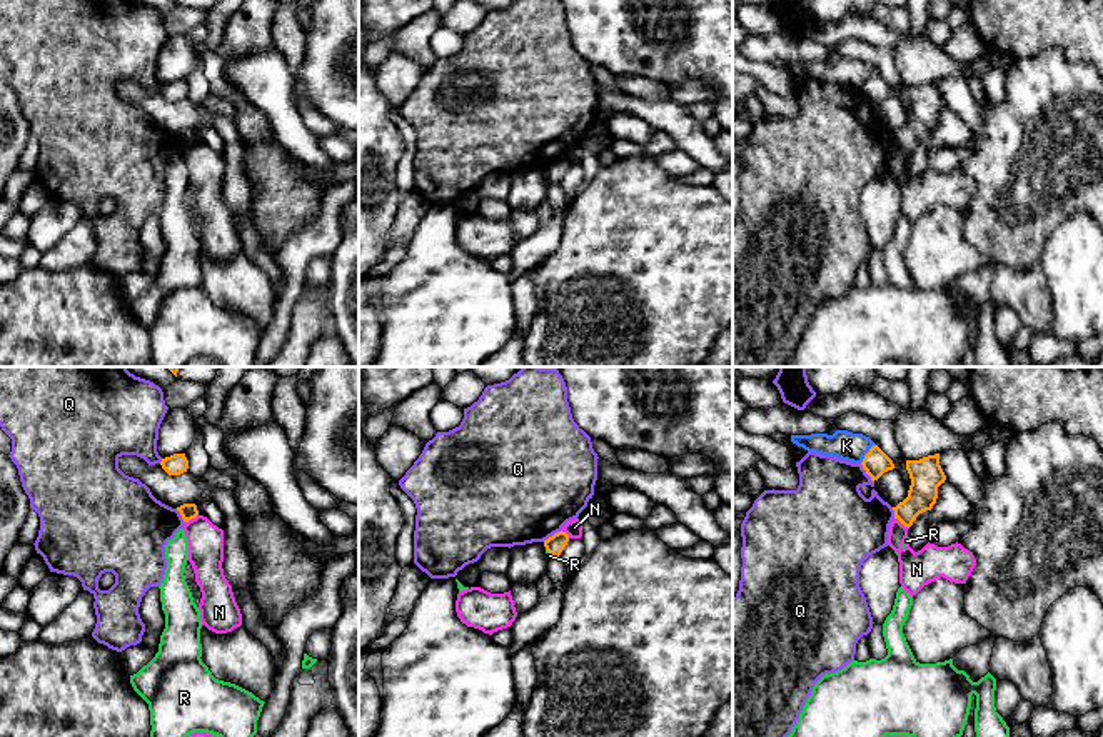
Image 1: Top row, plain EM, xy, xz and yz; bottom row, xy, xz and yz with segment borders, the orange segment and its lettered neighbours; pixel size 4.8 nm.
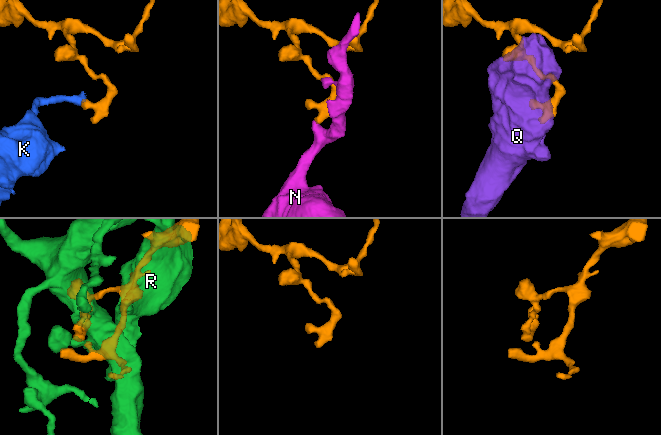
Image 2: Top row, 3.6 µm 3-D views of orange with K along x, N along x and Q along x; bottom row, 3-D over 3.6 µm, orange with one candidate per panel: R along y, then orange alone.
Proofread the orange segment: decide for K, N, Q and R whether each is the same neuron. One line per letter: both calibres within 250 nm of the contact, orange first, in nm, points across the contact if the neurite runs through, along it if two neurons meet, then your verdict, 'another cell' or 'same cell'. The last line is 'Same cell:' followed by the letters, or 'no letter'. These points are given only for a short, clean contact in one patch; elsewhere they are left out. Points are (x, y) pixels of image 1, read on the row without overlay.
K: 120/140 nm | along yz (875, 70), (860, 89) | another cell
N: 150/180 nm | along yz (895, 144), (908, 154) | another cell
Q: 90/480 nm | another cell
R: 90/20 nm | another cell
Same cell: no letter

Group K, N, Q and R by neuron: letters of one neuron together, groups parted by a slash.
K / N / Q / R

